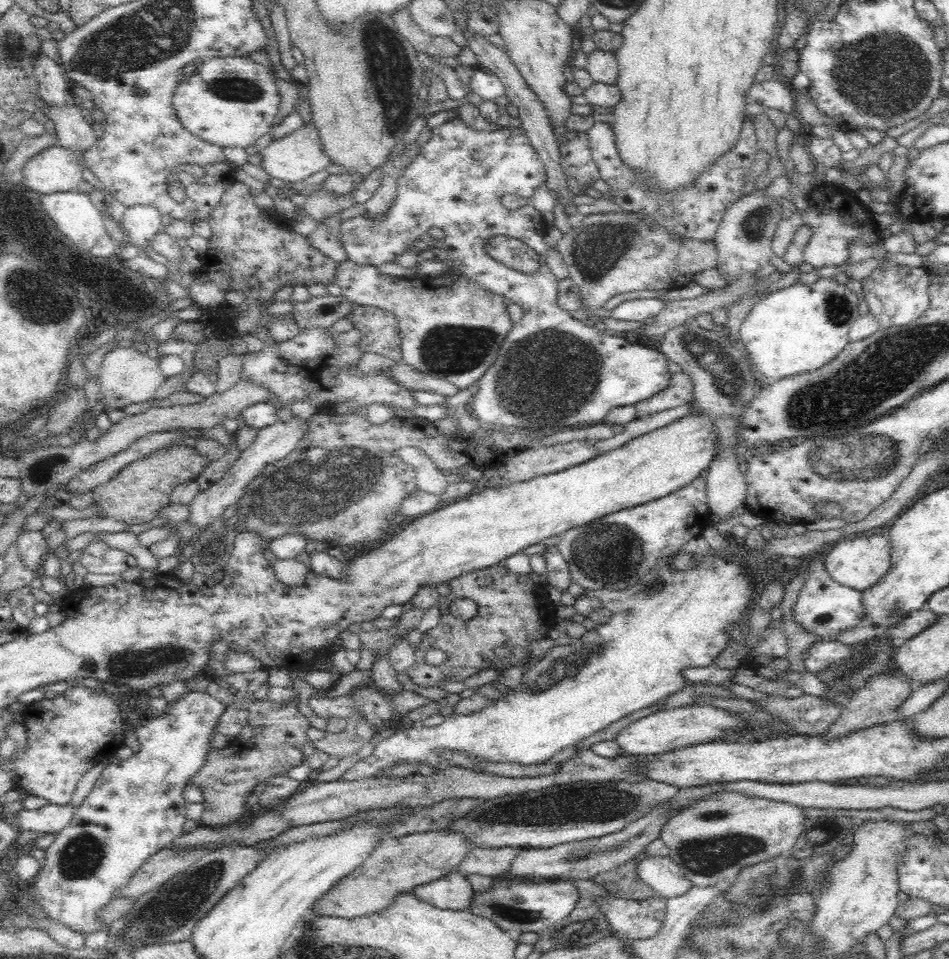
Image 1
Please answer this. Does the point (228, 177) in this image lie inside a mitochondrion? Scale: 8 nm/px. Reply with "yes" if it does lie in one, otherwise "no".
no

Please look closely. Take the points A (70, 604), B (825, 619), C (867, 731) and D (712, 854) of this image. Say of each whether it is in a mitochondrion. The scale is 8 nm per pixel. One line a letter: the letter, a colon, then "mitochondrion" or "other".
A: other
B: mitochondrion
C: other
D: mitochondrion

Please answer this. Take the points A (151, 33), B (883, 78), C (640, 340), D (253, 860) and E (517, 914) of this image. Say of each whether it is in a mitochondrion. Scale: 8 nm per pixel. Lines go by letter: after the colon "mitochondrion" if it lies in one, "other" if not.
A: mitochondrion
B: mitochondrion
C: other
D: other
E: mitochondrion

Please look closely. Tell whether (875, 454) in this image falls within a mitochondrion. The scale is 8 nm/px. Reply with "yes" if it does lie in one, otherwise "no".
yes

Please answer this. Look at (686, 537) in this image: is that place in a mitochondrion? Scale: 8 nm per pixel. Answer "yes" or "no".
no

